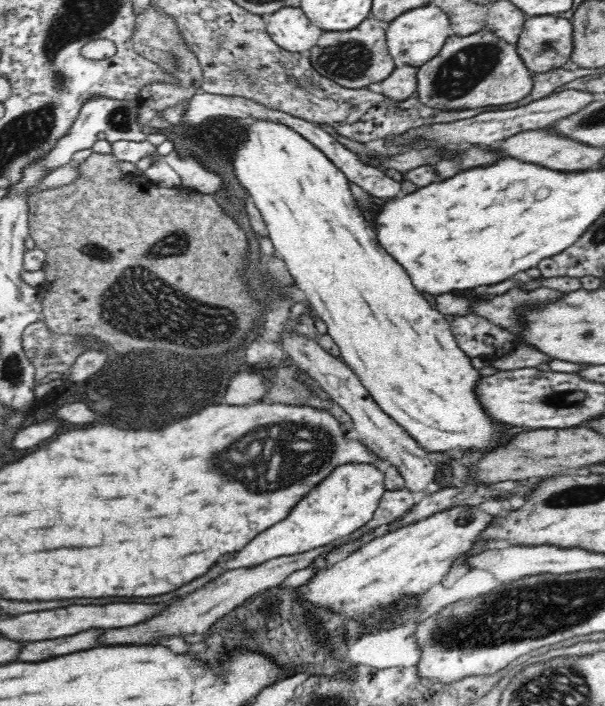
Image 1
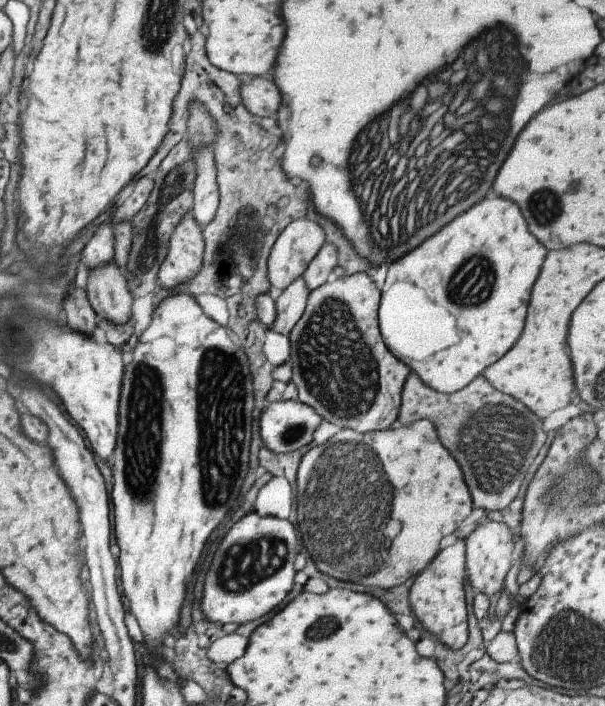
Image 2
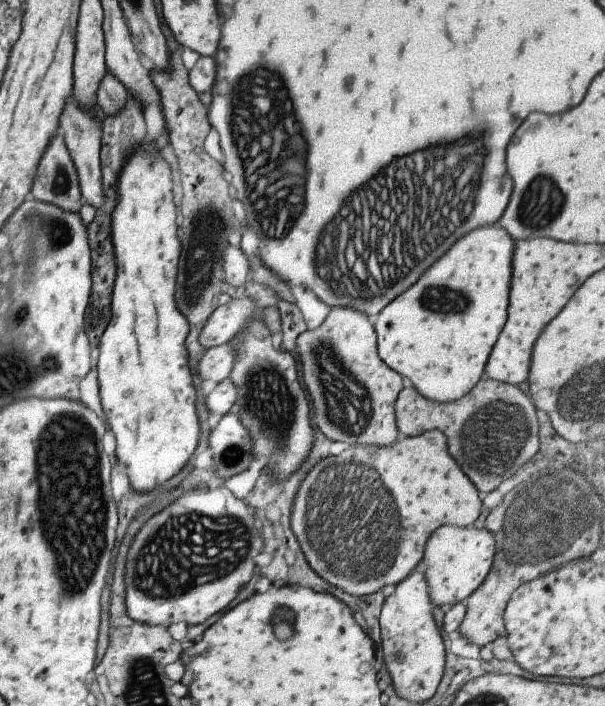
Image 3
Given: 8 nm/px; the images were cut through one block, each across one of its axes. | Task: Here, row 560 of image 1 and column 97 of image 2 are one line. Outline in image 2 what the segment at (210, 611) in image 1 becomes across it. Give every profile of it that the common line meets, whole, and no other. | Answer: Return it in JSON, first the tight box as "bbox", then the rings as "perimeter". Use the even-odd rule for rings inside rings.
{"bbox":[84,262,133,324],"perimeter":[[[115,262],[90,270],[84,289],[88,304],[100,320],[126,324],[132,318],[133,297],[123,272]]]}

